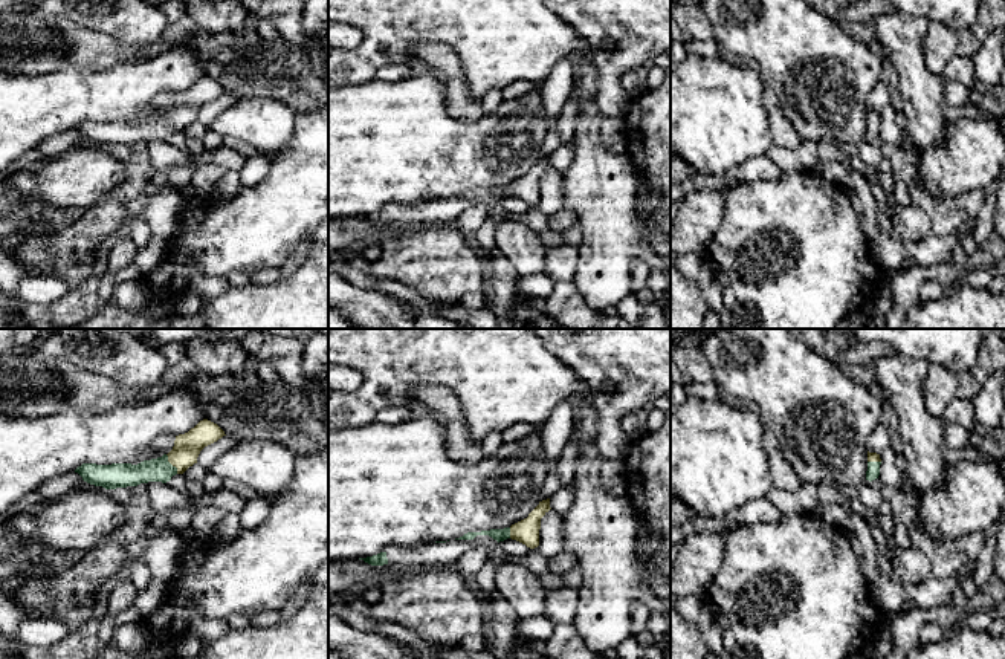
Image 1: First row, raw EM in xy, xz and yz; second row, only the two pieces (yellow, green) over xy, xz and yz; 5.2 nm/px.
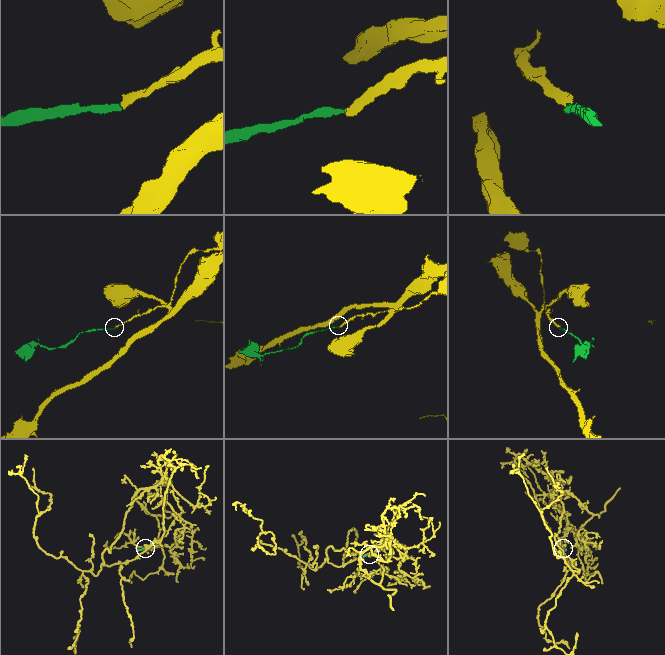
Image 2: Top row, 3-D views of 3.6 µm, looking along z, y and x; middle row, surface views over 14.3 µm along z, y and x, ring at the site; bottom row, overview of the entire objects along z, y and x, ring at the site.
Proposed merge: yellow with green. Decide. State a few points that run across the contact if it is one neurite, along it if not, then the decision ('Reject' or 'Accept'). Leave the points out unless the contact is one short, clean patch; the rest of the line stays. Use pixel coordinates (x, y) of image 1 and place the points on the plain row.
Line: xy (187, 104), (171, 121), (156, 127). Accept

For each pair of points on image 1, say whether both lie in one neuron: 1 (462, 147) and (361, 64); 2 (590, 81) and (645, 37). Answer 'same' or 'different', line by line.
1: different
2: different

